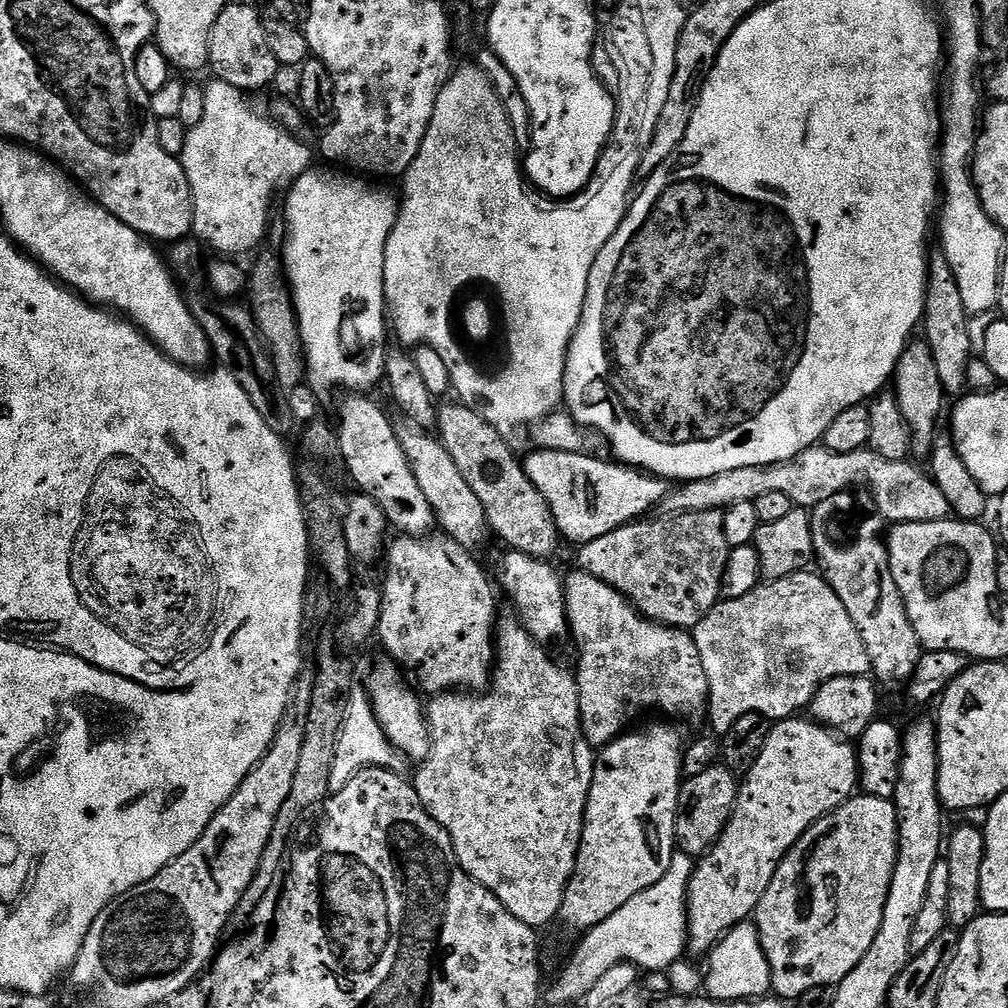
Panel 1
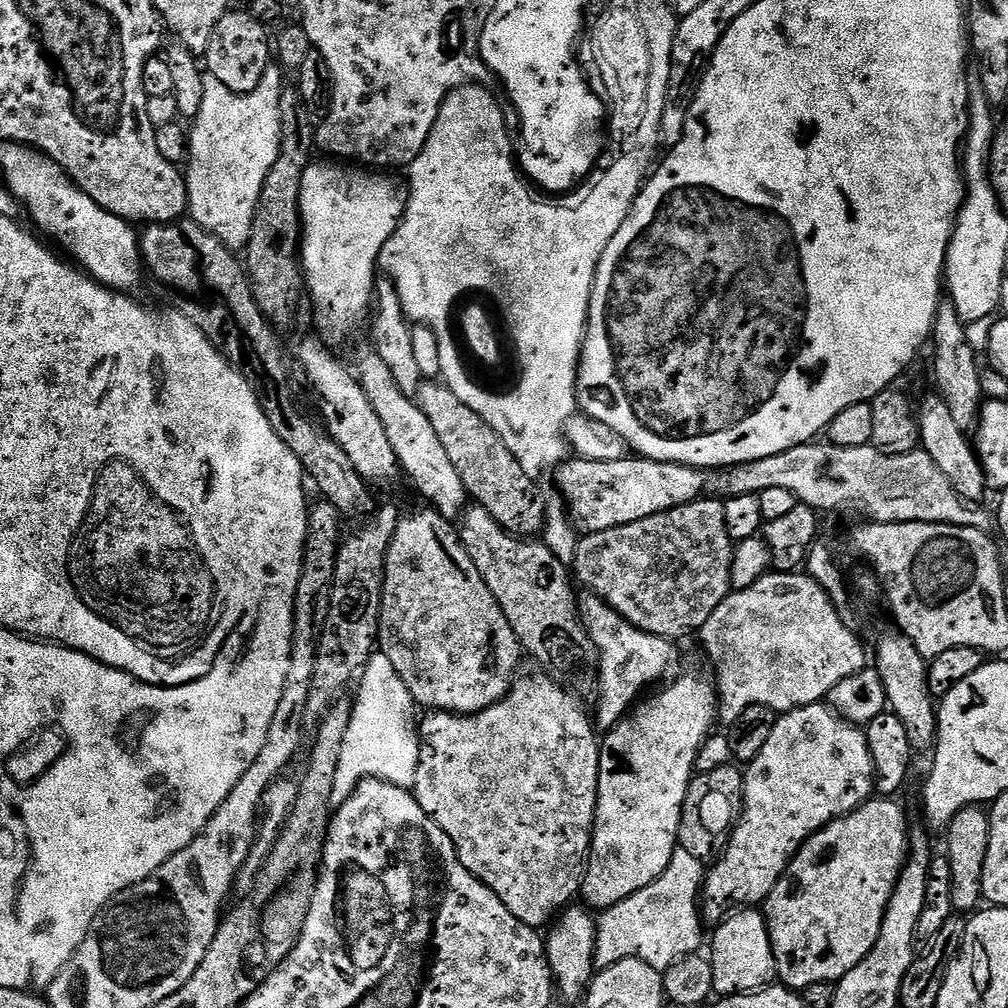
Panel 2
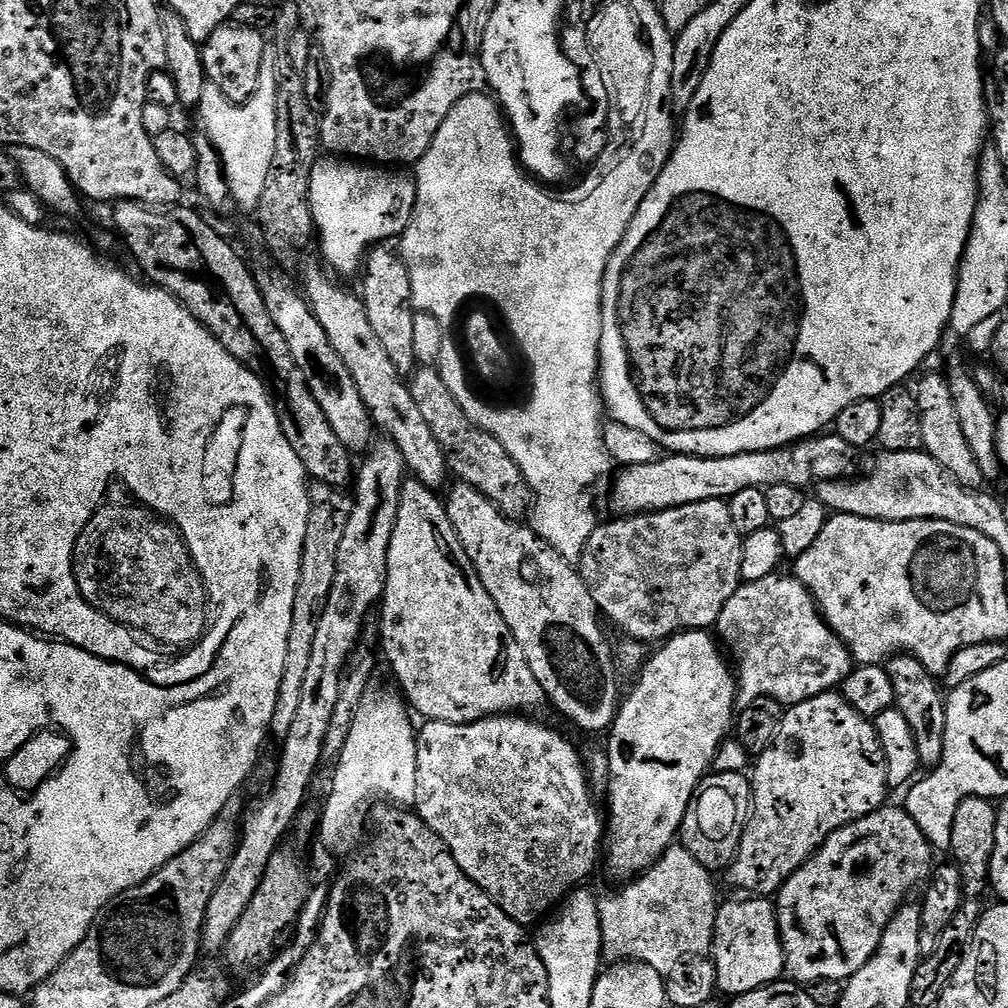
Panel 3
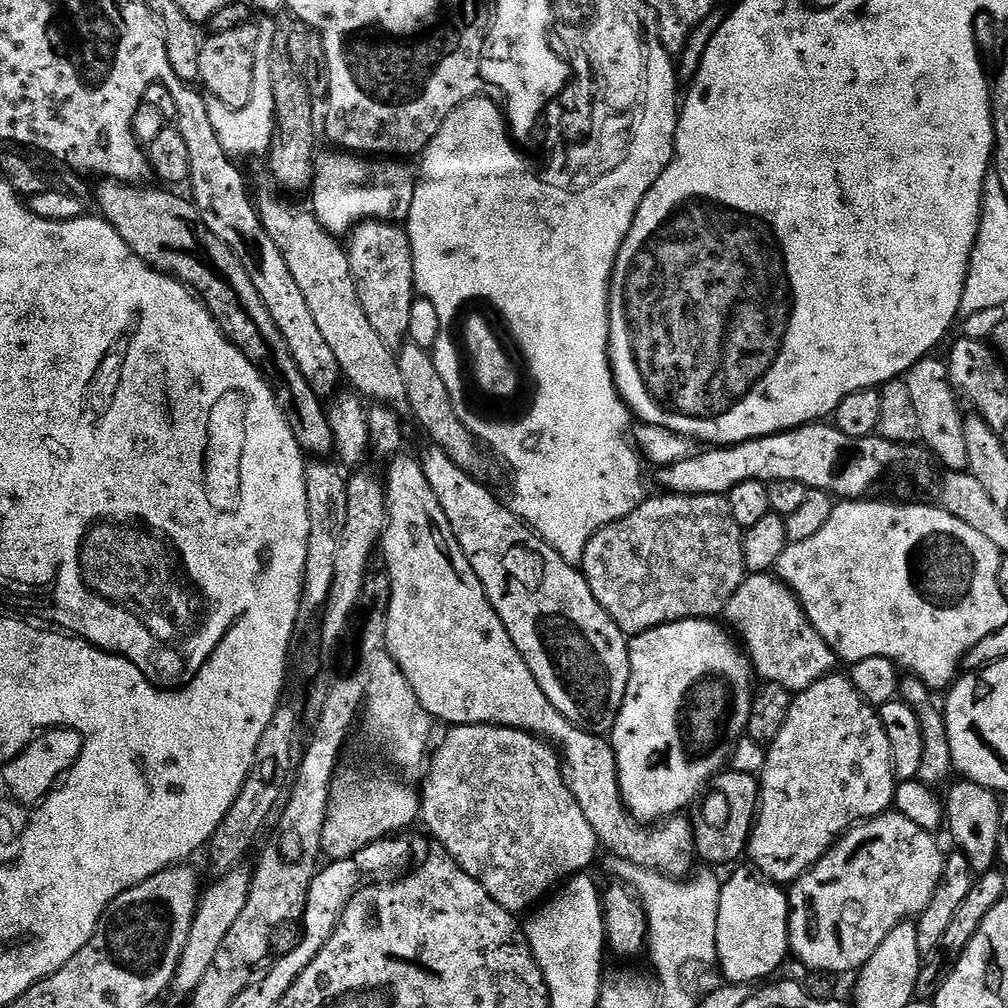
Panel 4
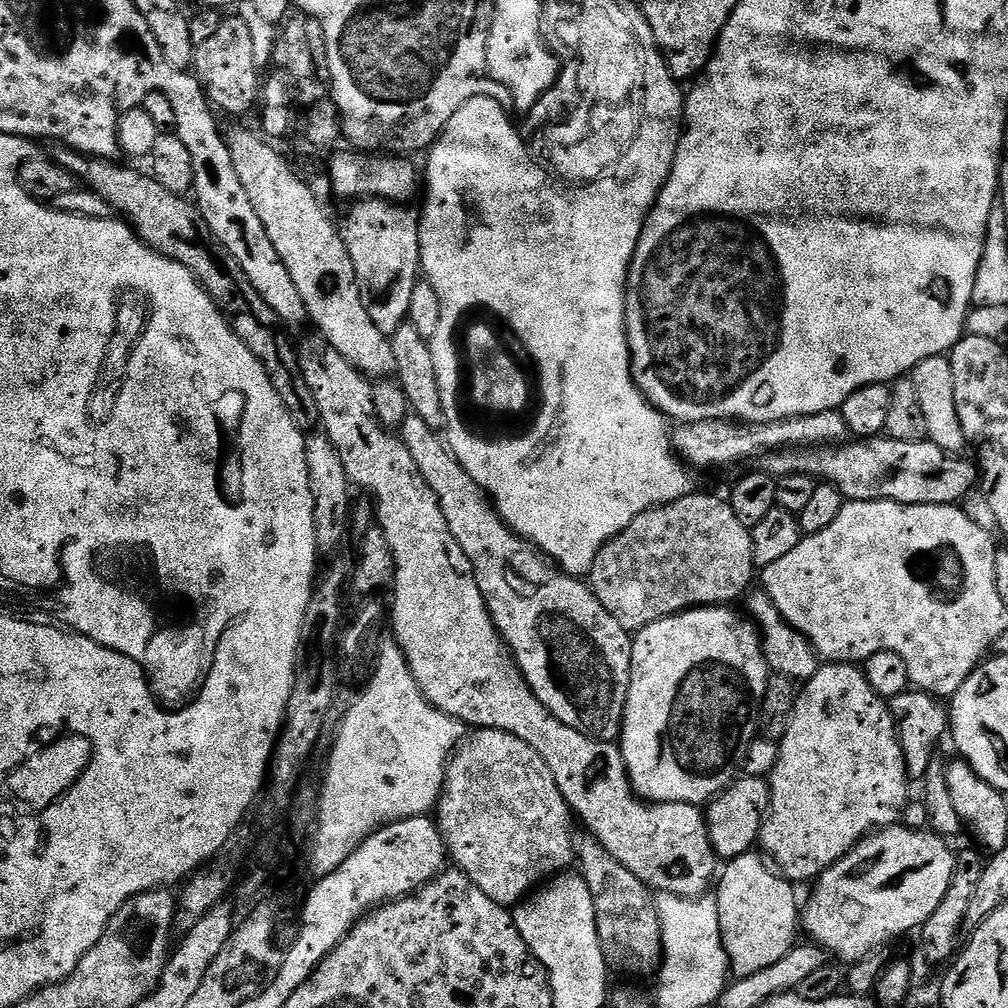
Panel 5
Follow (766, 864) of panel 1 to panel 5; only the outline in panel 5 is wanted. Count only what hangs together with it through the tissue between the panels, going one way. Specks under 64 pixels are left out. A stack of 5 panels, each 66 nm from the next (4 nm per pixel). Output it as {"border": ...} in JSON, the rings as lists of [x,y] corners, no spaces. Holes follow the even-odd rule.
{"border":[[[821,663],[799,689],[796,713],[778,743],[778,766],[770,777],[772,802],[758,844],[787,879],[815,881],[873,830],[893,827],[903,817],[910,803],[910,781],[896,737],[896,723],[888,701],[872,689],[857,665]]]}

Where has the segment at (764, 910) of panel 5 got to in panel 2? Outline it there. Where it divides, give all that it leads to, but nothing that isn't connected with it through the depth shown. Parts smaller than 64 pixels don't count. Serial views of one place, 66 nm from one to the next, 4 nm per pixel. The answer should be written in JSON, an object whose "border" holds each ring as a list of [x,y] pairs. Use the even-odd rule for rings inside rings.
{"border":[[[748,906],[736,910],[715,925],[712,936],[713,993],[717,997],[737,996],[740,992],[757,992],[777,979],[776,959],[763,911]]]}

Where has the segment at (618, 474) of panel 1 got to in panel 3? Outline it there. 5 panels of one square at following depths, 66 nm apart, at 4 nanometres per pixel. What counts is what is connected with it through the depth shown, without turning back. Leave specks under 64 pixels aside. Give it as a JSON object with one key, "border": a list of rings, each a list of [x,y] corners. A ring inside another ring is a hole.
{"border":[[[817,434],[807,440],[797,440],[787,448],[733,456],[687,456],[681,452],[664,454],[654,462],[629,464],[619,469],[620,477],[612,484],[612,508],[616,511],[613,513],[623,518],[639,516],[642,512],[690,506],[694,502],[729,501],[734,494],[738,494],[738,490],[765,489],[772,484],[807,489],[821,480],[851,477],[857,471],[856,456],[857,449],[842,442],[842,438],[835,434]]]}

